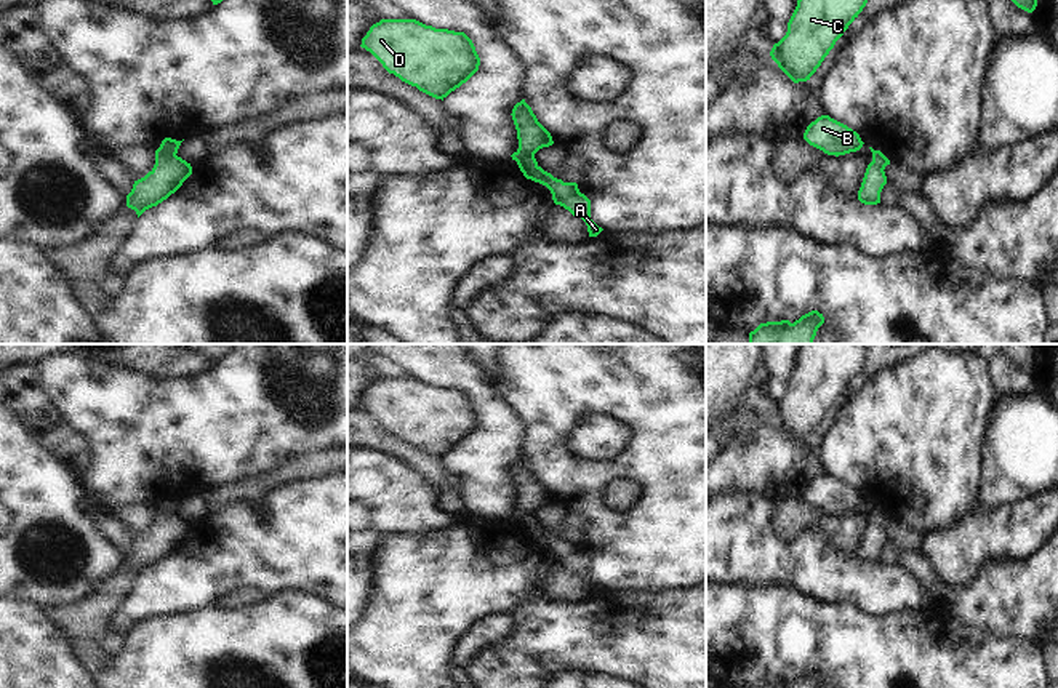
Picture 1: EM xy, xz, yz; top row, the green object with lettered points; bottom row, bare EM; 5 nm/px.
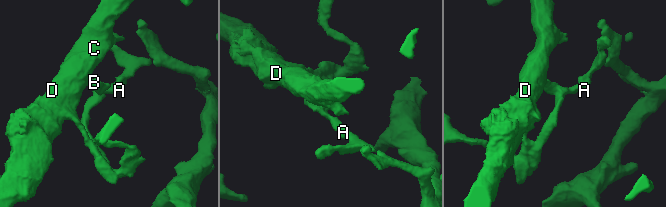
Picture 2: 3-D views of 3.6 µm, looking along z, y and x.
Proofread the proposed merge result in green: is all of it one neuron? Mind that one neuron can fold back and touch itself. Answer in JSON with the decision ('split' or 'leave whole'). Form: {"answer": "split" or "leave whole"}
{"answer": "split"}

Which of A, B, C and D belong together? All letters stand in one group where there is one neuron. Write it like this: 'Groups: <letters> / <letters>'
Groups: A / B C D.

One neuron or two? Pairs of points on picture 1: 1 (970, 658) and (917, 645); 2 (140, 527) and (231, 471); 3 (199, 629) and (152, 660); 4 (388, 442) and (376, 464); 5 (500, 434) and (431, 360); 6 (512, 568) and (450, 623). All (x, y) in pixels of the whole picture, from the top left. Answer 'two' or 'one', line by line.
1: one
2: two
3: one
4: two
5: one
6: one

